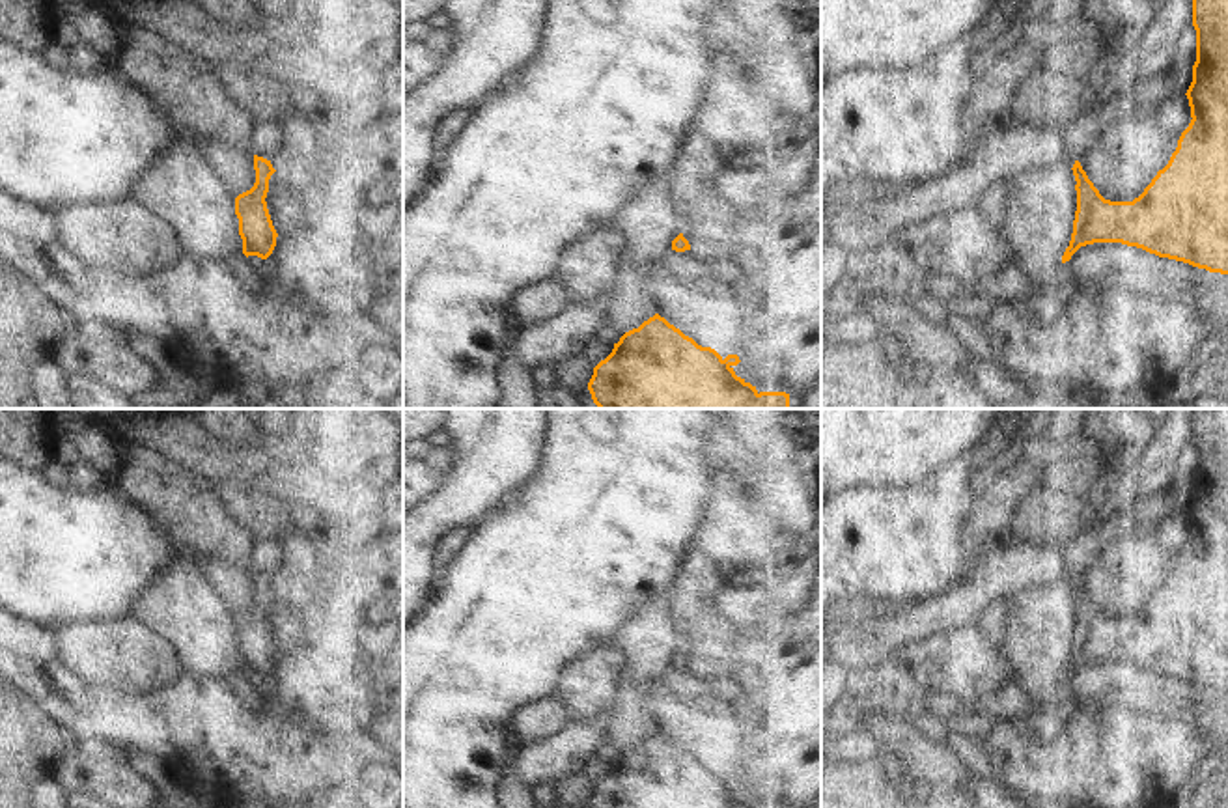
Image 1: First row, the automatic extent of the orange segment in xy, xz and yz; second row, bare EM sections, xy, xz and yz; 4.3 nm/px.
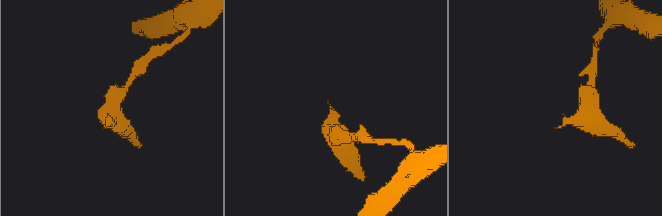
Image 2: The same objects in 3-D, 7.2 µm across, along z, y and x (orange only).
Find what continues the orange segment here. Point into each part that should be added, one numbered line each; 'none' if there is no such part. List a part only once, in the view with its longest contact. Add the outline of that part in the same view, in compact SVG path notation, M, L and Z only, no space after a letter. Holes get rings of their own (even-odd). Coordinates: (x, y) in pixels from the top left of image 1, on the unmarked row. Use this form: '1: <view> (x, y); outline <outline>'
none

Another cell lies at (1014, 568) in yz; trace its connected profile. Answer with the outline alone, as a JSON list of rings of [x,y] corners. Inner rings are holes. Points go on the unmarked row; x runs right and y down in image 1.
[[[1008,541],[961,580],[922,601],[894,605],[862,623],[851,623],[845,612],[821,616],[821,644],[829,648],[829,659],[847,670],[877,668],[907,644],[978,627],[998,599],[1073,582],[1060,545]]]

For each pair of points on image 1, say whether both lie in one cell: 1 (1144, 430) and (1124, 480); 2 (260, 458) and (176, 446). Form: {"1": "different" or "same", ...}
{"1": "different", "2": "same"}

